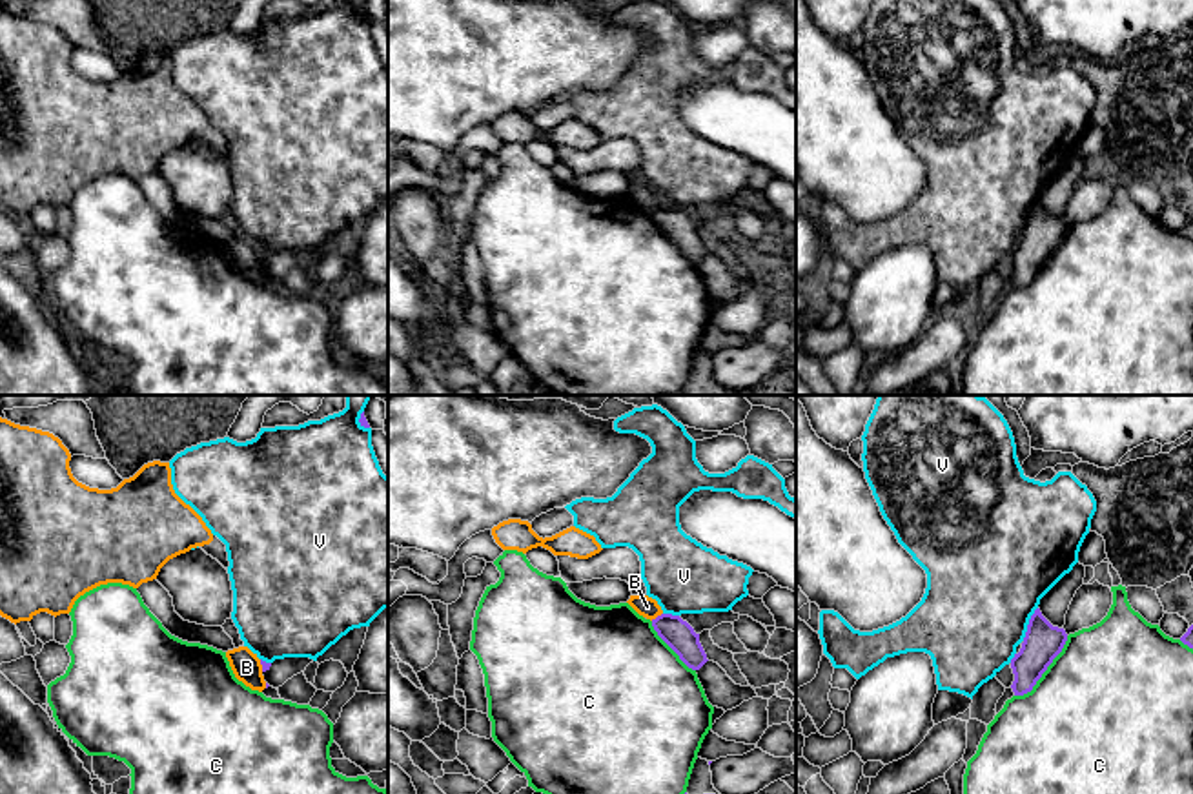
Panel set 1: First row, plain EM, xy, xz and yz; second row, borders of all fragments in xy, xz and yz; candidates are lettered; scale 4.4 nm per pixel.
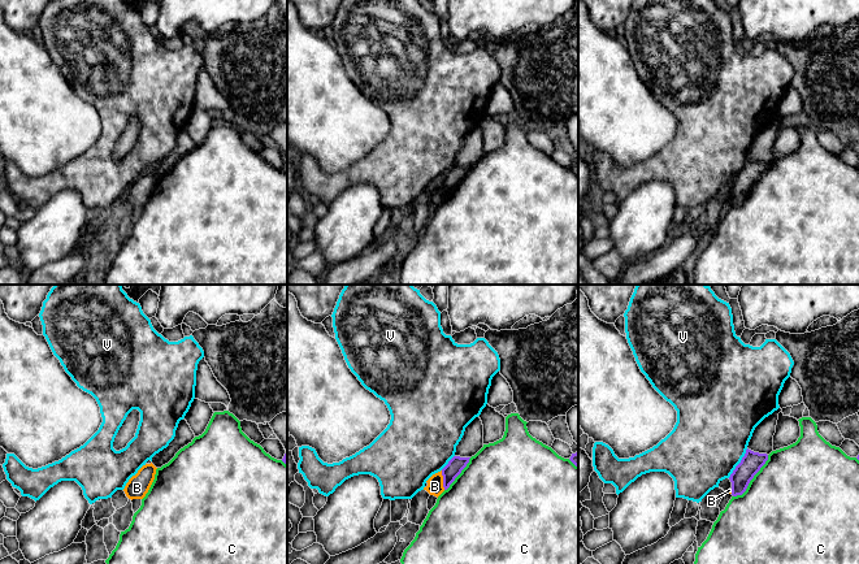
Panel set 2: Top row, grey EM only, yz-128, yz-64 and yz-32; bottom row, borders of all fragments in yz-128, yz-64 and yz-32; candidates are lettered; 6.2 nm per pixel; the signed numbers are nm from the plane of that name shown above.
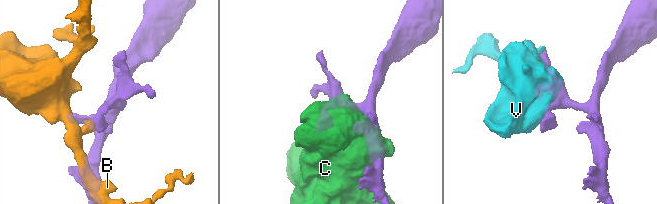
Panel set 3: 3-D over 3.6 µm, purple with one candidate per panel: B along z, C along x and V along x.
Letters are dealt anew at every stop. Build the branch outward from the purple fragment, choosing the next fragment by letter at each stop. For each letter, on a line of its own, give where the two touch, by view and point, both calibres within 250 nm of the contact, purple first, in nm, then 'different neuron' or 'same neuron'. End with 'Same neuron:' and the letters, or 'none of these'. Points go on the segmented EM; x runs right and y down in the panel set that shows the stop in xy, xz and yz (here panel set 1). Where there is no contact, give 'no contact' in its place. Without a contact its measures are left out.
B: xz (658, 616) | 140/90 nm | different neuron
C: yz (1046, 669) | 170/500 nm | different neuron
V: yz (1029, 623) | 170/480 nm | different neuron
Same neuron: none of these

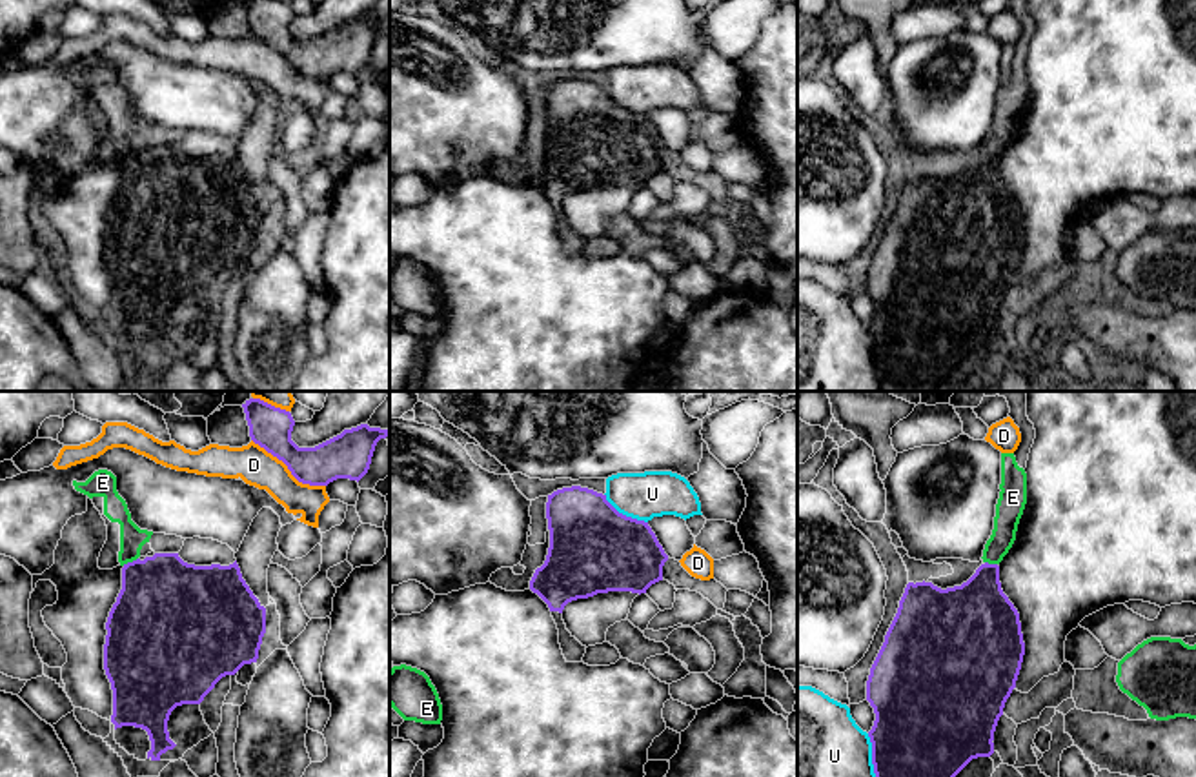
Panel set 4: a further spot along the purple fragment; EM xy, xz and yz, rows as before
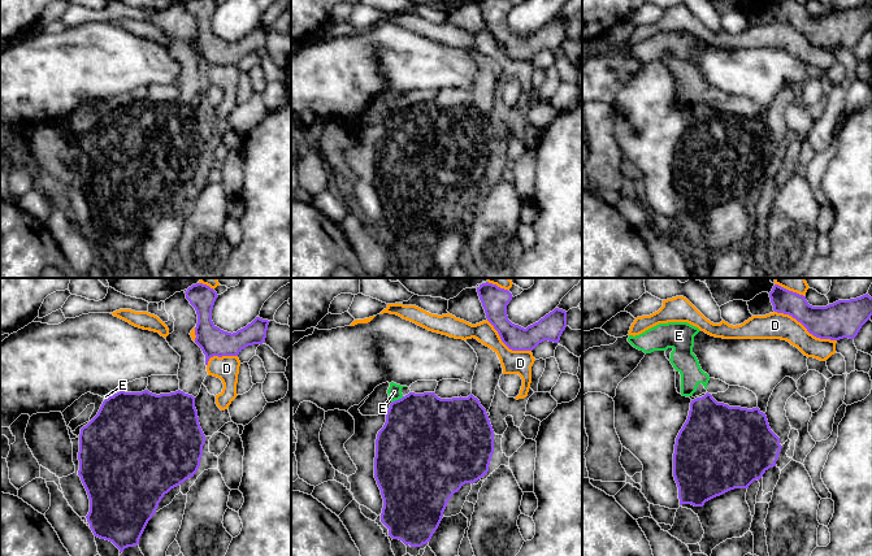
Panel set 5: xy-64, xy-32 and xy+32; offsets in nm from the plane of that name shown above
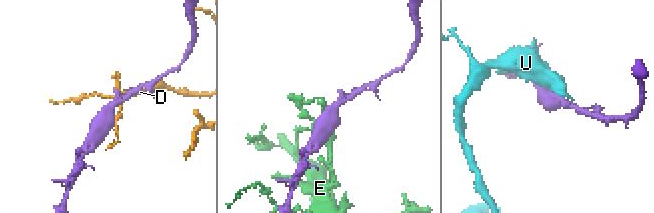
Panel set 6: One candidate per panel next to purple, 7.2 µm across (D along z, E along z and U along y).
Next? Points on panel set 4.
D: xy (288, 468) | 190/170 nm | different neuron
E: xy (130, 563) | 420/110 nm | same neuron
U: xz (625, 515) | 400/200 nm | different neuron
Same neuron: E

